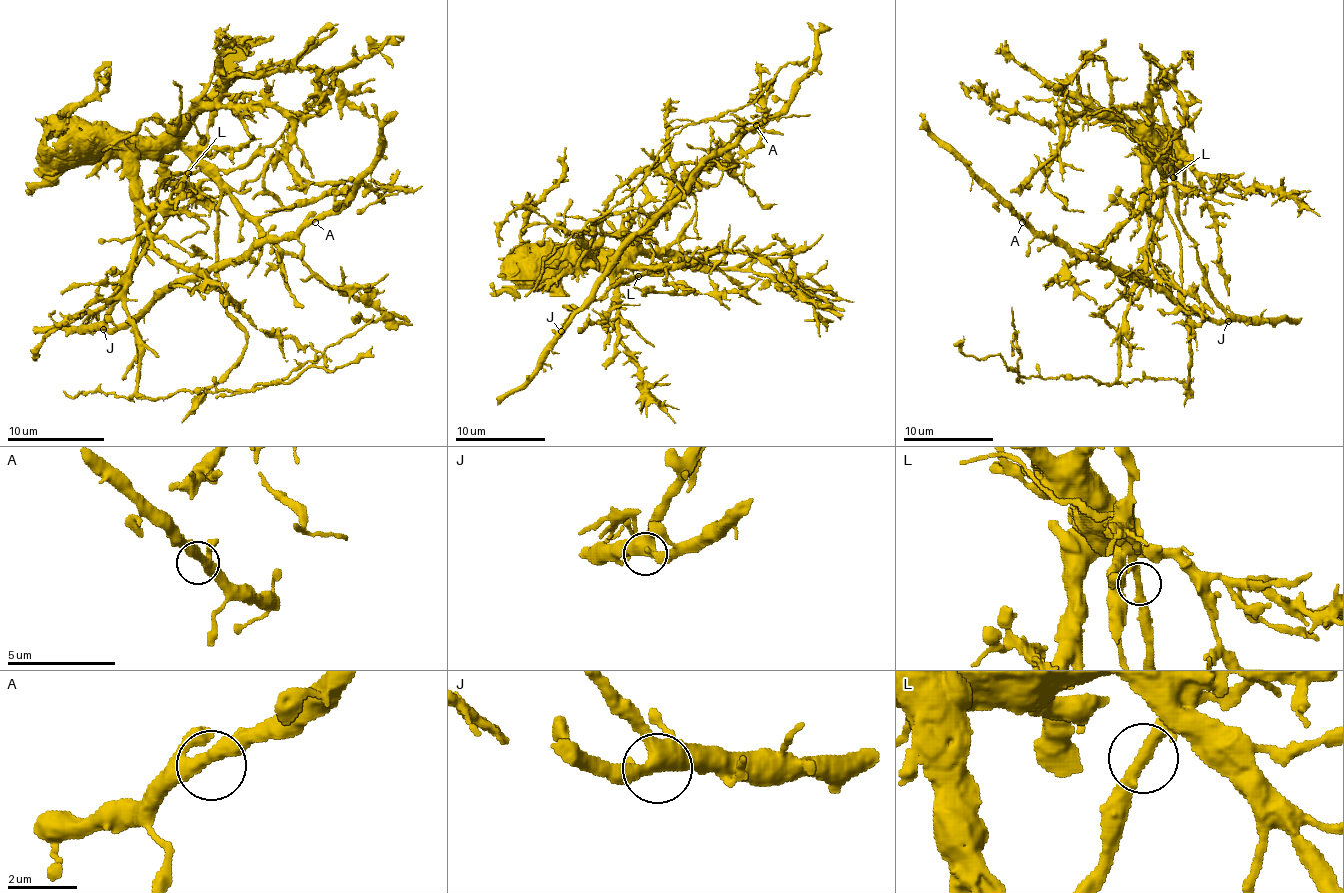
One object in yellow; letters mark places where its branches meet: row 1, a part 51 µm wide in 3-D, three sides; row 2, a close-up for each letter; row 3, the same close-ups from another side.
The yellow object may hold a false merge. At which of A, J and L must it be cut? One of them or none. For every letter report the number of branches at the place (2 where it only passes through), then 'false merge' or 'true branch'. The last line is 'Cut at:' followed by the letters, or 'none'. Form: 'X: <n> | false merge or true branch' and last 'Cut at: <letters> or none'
A: 3 | true branch
J: 4 | true branch
L: 3 | false merge
Cut at: L

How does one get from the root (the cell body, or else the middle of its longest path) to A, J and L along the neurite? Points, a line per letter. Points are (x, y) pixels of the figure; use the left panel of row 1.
A: (181, 198), (113, 307), (110, 329), (127, 324), (154, 298), (242, 261), (264, 241), (293, 239), (315, 222)
J: (181, 198), (176, 210), (139, 258), (125, 293), (105, 319), (103, 329)
L: (181, 198), (181, 180), (188, 173)

